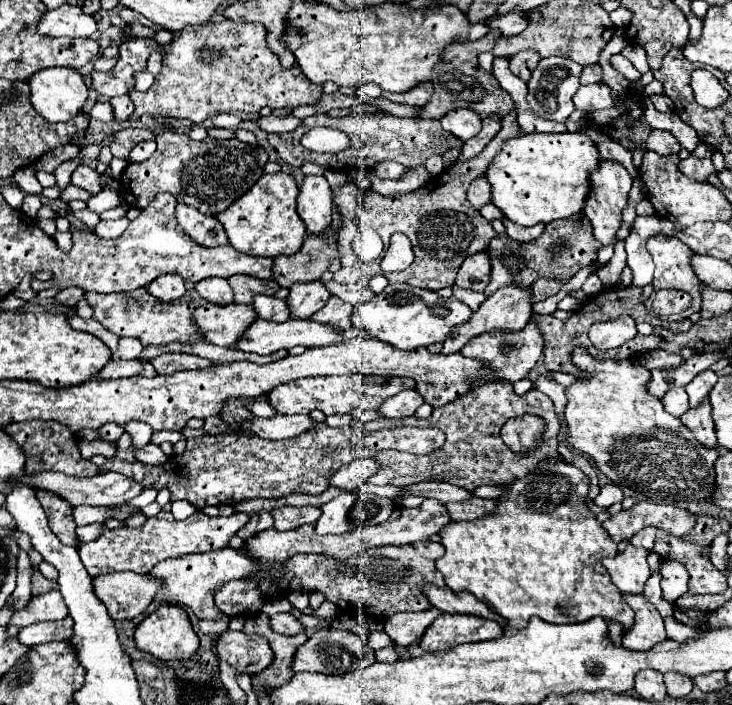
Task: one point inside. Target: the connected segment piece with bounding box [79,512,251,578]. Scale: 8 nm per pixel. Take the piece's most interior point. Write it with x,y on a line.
140,549

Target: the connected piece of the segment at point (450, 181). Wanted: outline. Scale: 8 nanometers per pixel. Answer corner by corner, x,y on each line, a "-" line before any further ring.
511,110
511,114
507,114
501,124
503,124
501,130
485,146
485,150
481,150
481,154
477,154
475,158
469,158
465,162
455,162
453,166
449,166
445,170
445,174
431,178
427,184
423,184
415,192
409,192
403,196
381,196
373,190
365,190
363,192
365,200
357,208
357,218
363,224
371,226
381,236
383,242
389,242
391,234
395,234
395,232
405,234
413,244
415,260
409,268
405,268
401,272
391,272
391,274
381,270
379,260
373,264
341,268
339,272
333,274
335,282
343,282
343,284
369,282
375,274
383,274
391,284
405,282
405,284
419,286
425,290
439,290
439,288
451,286
457,276
457,266
467,256
485,250
489,246
489,242
497,236
491,222
487,218
483,218
473,206
467,204
465,184
471,184
475,178
485,174
485,170
489,168
489,162
493,162
493,158
501,152
505,138
515,138
521,132
521,128
517,124
517,110

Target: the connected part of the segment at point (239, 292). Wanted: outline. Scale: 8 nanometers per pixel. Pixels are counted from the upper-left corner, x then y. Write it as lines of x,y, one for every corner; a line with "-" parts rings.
231,276
229,284
235,292
237,304
253,304
255,294
273,296
279,290
275,280
259,280
259,278
253,278
253,276

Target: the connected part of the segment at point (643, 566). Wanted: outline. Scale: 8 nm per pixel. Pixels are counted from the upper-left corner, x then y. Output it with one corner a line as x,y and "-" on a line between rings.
631,544
615,558
605,558
603,566
607,568
611,582
621,594
641,594
645,582
651,576
651,568
647,564
647,550
635,548

